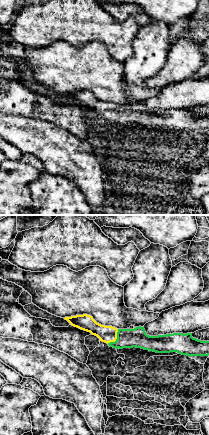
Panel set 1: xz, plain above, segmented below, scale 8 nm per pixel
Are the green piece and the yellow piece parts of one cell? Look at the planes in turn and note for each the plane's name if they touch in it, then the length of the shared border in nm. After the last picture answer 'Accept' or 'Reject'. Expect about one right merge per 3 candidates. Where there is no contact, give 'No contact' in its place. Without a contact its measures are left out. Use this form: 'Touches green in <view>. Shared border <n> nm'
Touches green in xz. Shared border 150 nm

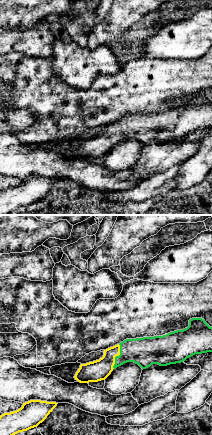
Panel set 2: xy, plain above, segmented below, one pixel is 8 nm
Touches green in xy. Shared border 200 nm

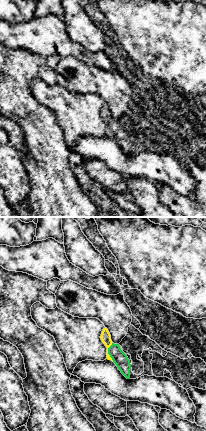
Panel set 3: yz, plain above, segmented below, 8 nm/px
Touches green in yz. Shared border 150 nm

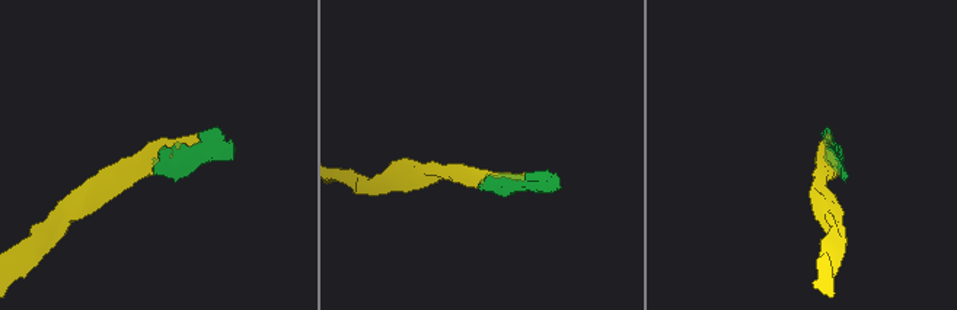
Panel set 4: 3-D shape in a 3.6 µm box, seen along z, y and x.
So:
Accept

